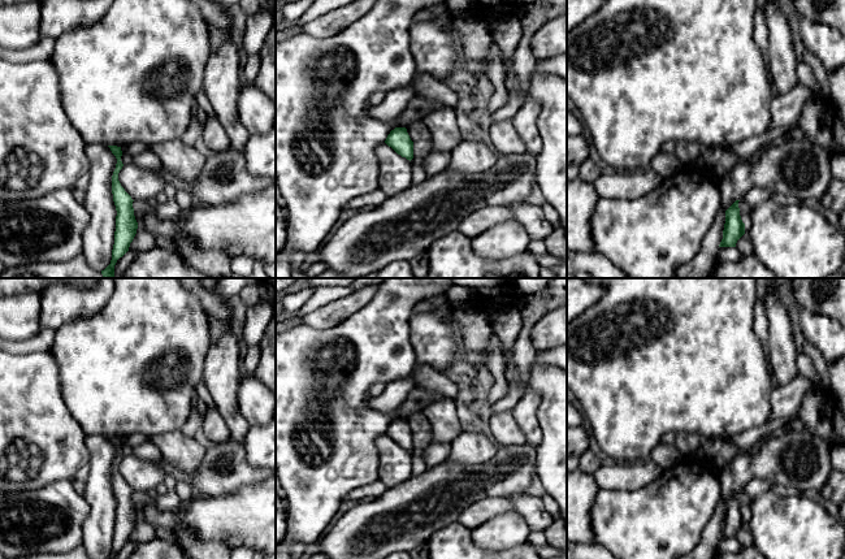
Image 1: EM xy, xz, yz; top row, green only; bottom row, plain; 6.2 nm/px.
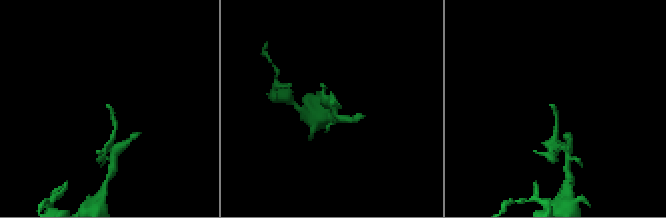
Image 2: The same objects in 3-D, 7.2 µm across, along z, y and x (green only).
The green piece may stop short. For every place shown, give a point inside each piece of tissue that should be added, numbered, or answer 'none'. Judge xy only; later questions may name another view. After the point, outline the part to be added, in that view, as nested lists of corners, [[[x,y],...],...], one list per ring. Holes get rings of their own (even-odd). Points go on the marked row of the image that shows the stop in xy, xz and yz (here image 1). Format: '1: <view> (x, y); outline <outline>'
none

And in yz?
none

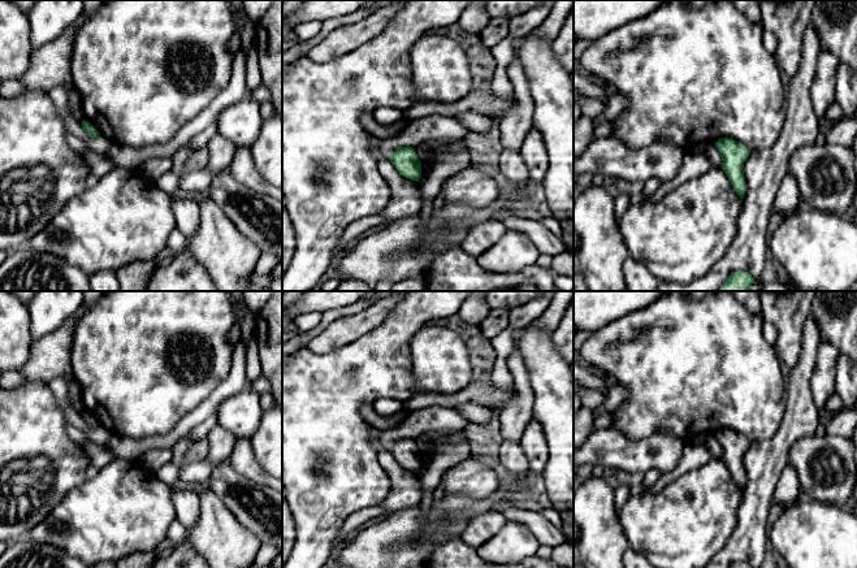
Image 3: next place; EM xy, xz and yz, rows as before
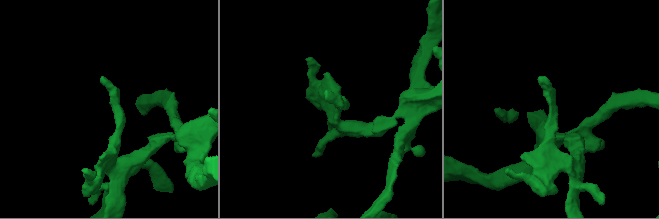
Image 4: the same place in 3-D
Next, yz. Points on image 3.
none

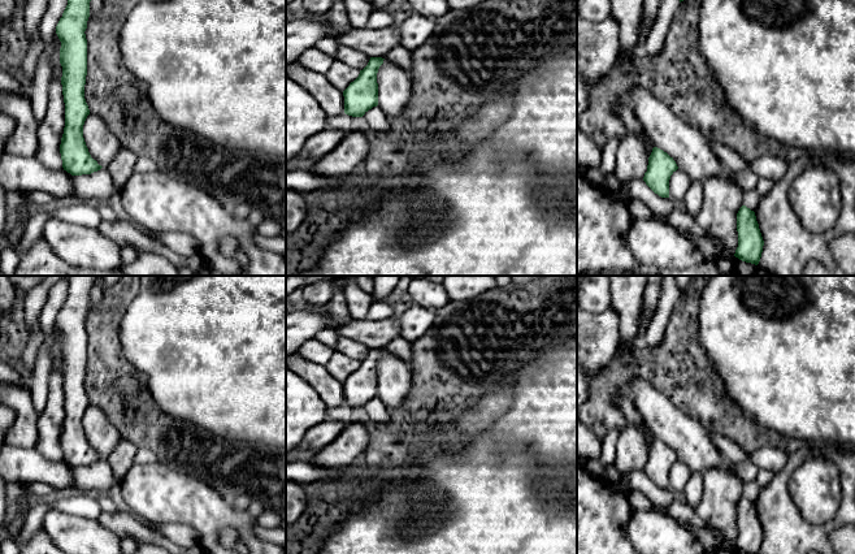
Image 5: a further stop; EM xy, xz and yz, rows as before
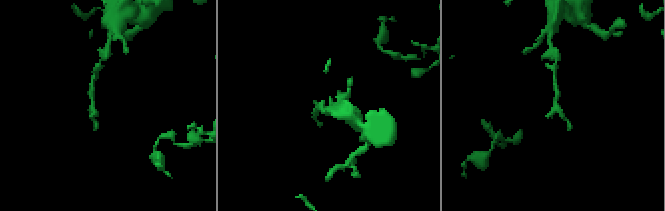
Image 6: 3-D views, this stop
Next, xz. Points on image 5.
none

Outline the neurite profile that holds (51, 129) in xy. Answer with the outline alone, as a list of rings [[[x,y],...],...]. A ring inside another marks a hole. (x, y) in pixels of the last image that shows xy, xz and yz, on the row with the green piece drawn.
[[[57,34],[52,38],[51,81],[48,90],[48,109],[44,120],[38,127],[38,155],[36,160],[49,170],[61,170],[62,160],[60,153],[61,138],[65,127],[65,103],[62,95],[62,66],[60,64],[61,42]]]

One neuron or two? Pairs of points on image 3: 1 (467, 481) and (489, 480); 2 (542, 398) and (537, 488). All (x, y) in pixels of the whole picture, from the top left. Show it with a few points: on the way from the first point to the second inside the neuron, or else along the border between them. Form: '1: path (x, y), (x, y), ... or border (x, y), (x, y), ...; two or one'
1: path (472, 480), (484, 480); one
2: border (541, 475), (545, 482), (544, 498); two

